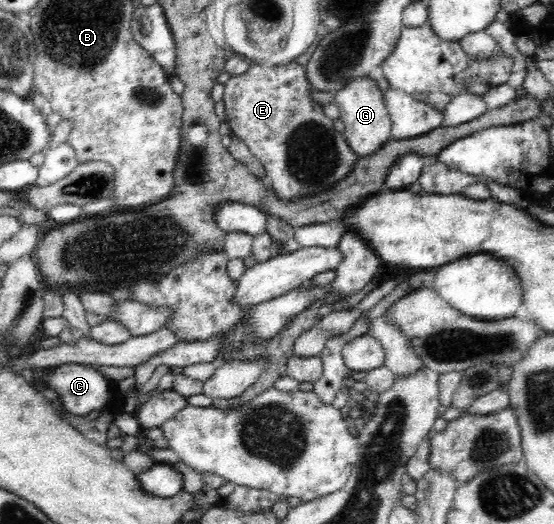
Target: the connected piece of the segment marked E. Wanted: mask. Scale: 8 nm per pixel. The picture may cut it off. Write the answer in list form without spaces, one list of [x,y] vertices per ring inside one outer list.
[[[296,61],[288,62],[288,64],[282,66],[267,67],[258,64],[251,63],[249,69],[240,76],[231,76],[230,79],[224,84],[224,98],[222,98],[225,104],[226,121],[230,125],[232,134],[239,136],[250,149],[254,158],[257,158],[265,169],[265,179],[267,182],[272,182],[272,189],[276,191],[276,195],[284,201],[301,197],[302,195],[311,195],[318,191],[325,191],[330,188],[335,182],[342,180],[354,166],[357,161],[355,152],[350,148],[345,138],[339,136],[336,129],[332,125],[333,120],[330,119],[324,113],[322,104],[310,98],[313,87],[306,77],[306,67],[296,63]]]

